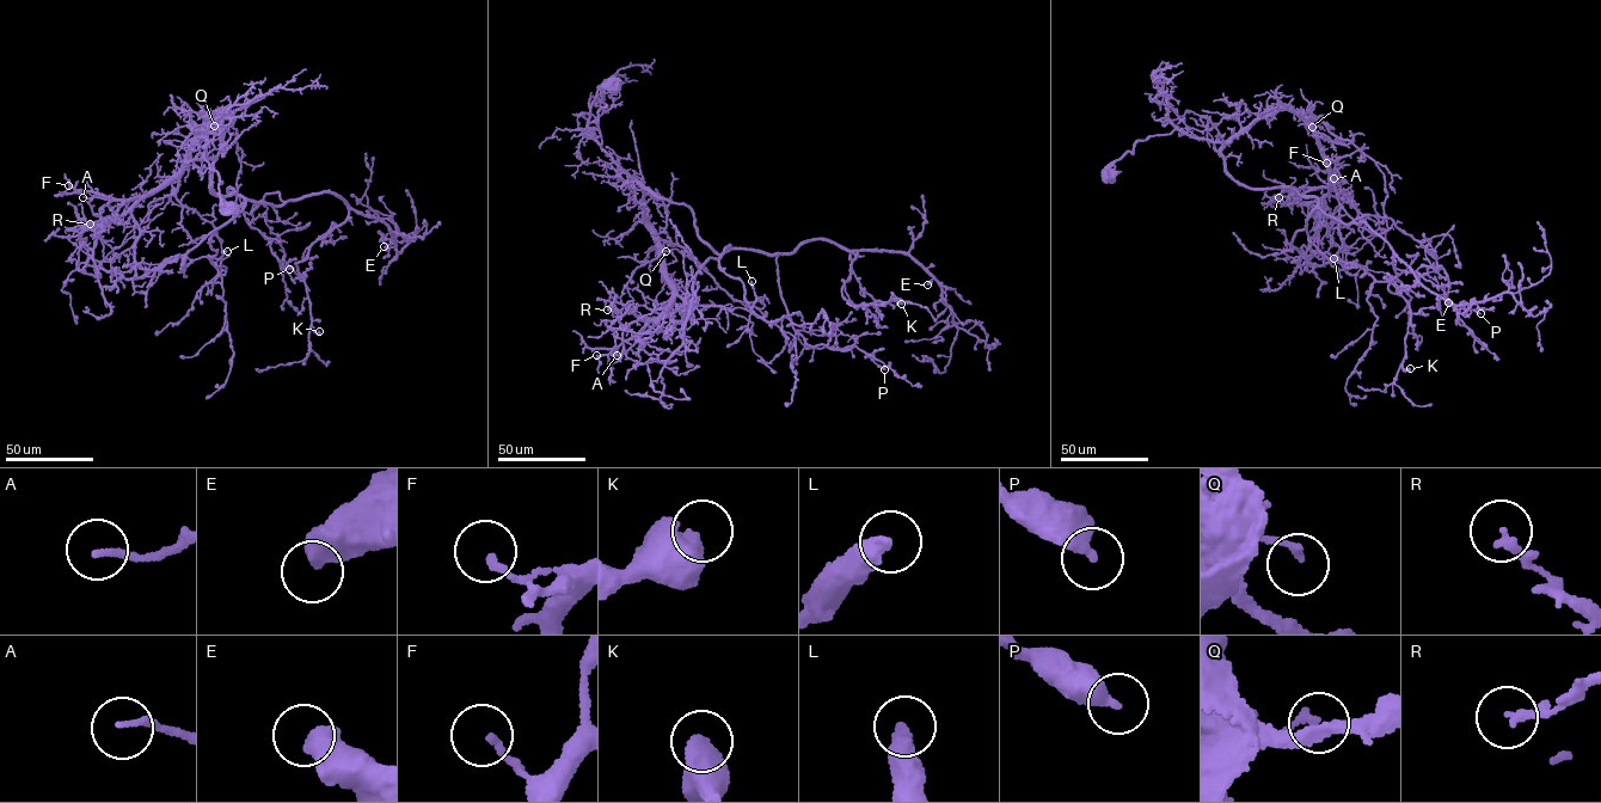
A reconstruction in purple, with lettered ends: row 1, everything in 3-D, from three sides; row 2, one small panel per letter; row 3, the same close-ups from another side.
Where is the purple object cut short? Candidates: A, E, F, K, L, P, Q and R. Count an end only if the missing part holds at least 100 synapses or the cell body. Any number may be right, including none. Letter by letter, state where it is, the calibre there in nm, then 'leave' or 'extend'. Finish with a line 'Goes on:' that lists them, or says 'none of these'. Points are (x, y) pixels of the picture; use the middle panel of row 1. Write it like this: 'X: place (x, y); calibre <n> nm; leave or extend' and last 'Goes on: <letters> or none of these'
A: place (617, 355); calibre 150 nm; leave
E: place (927, 284); calibre 600 nm; leave
F: place (596, 355); calibre 150 nm; leave
K: place (901, 304); calibre 600 nm; leave
L: place (752, 281); calibre 400 nm; leave
P: place (884, 369); calibre 550 nm; leave
Q: place (666, 251); calibre 150 nm; leave
R: place (607, 310); calibre 220 nm; leave
Goes on: none of these

